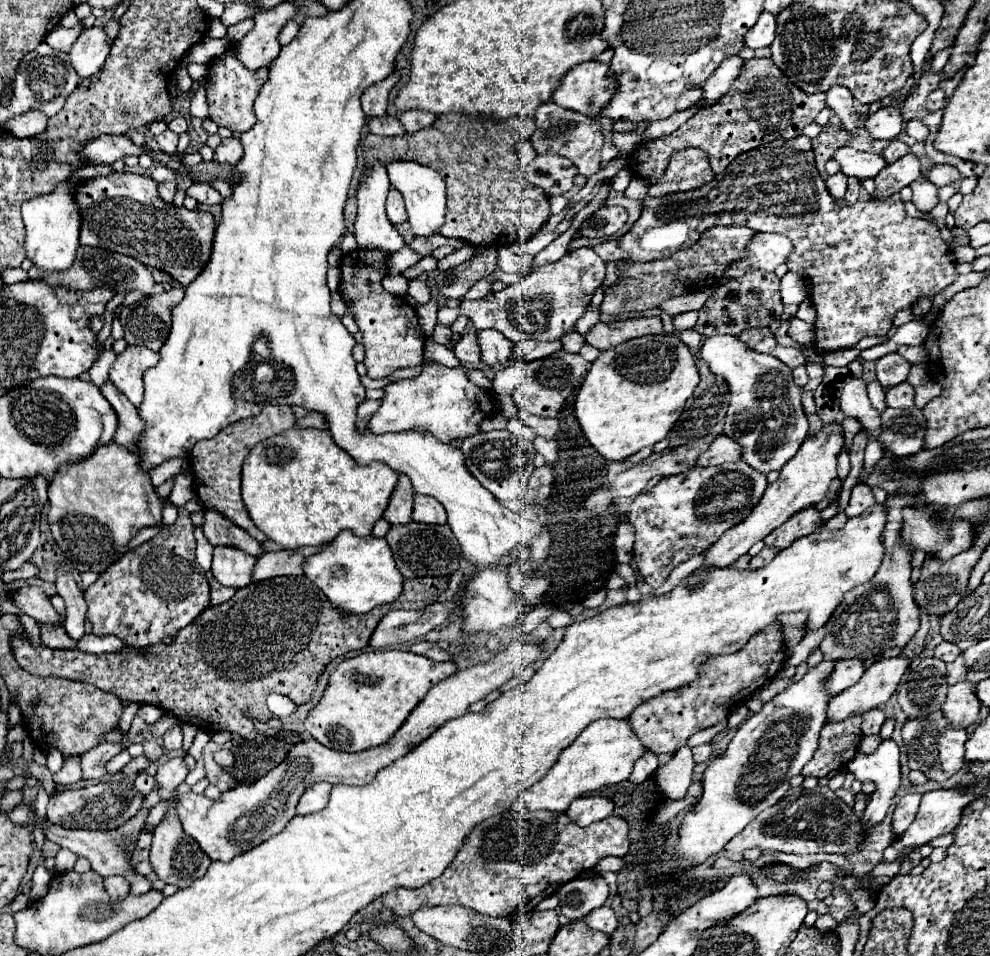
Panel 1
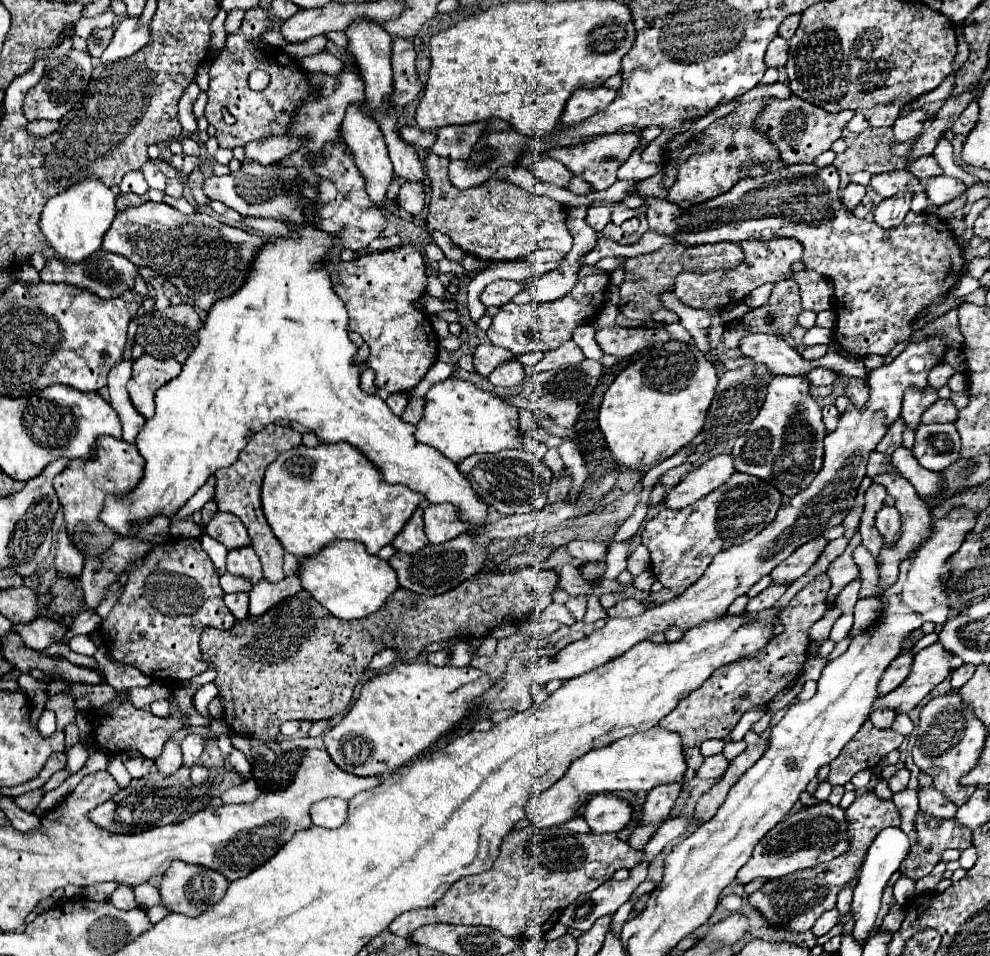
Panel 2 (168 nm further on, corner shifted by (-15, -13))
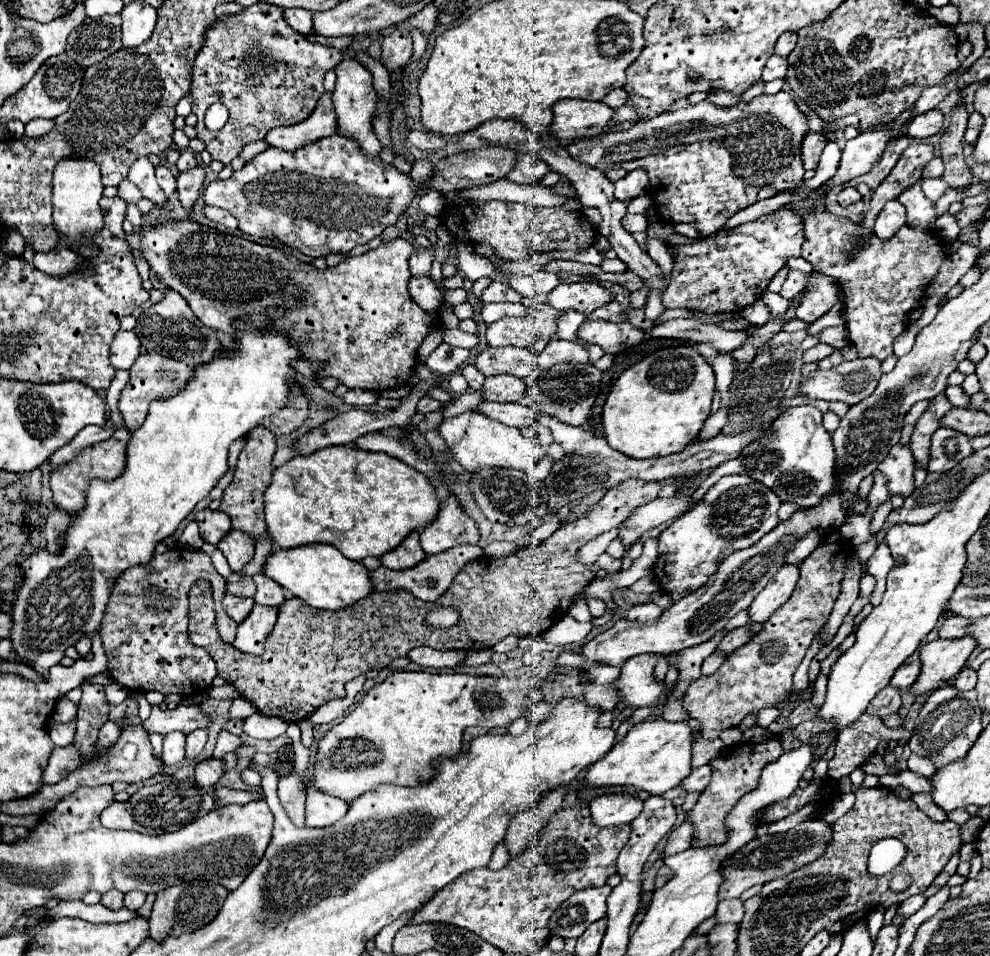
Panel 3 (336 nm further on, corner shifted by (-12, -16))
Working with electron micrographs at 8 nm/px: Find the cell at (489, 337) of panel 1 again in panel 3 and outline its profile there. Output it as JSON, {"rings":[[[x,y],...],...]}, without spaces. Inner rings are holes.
{"rings":[[[488,376],[482,386],[482,396],[494,402],[518,402],[524,394],[526,384],[518,376]]]}

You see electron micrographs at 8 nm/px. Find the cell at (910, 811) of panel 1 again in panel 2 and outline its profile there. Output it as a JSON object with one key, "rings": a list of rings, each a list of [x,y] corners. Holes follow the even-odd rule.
{"rings":[[[935,787],[919,789],[919,809],[921,813],[929,813],[929,817],[937,819],[951,819],[957,811],[957,807],[947,801],[947,797],[943,797]]]}

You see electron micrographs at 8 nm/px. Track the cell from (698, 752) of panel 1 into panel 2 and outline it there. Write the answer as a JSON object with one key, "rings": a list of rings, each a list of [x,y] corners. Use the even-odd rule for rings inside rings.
{"rings":[[[723,753],[713,755],[713,757],[707,757],[707,759],[703,761],[701,769],[697,771],[697,777],[701,777],[701,779],[719,779],[719,777],[723,777],[727,765],[729,765],[729,763],[727,763],[727,759],[725,759]]]}

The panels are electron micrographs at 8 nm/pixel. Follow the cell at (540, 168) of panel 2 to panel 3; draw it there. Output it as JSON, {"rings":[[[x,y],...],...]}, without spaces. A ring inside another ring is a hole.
{"rings":[[[518,154],[514,170],[506,178],[516,182],[516,184],[534,184],[538,178],[546,176],[548,170],[550,168],[542,160],[534,160],[530,164],[530,156],[528,154]]]}

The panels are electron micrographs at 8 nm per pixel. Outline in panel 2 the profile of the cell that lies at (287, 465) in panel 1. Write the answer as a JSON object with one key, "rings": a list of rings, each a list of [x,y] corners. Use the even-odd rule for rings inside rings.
{"rings":[[[321,443],[317,447],[299,445],[295,449],[281,453],[277,461],[273,461],[265,471],[261,501],[263,501],[265,519],[273,529],[275,537],[279,539],[279,543],[283,545],[283,549],[303,559],[319,553],[323,547],[327,547],[327,543],[333,543],[337,539],[359,541],[367,547],[371,555],[377,555],[379,549],[389,545],[395,539],[395,535],[403,529],[411,513],[423,501],[423,495],[407,489],[405,485],[385,483],[377,467],[369,463],[349,443],[333,443],[333,445]]]}

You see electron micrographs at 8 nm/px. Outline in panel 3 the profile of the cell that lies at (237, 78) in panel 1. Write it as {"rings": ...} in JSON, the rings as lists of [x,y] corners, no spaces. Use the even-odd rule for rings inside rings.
{"rings":[[[266,2],[216,20],[204,34],[204,44],[192,66],[190,96],[192,112],[198,116],[198,138],[214,160],[230,164],[246,144],[262,140],[268,130],[306,120],[324,94],[324,74],[334,70],[342,58],[340,50],[310,42],[306,36],[288,28],[284,10]],[[248,54],[264,54],[270,62],[262,66],[252,64],[246,60]],[[214,102],[224,102],[230,112],[226,126],[218,132],[210,132],[204,126],[204,112]]]}

